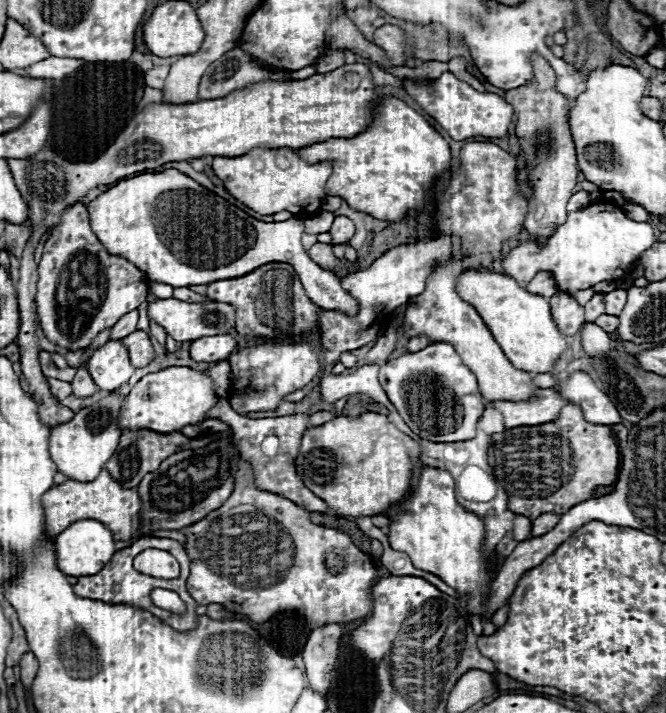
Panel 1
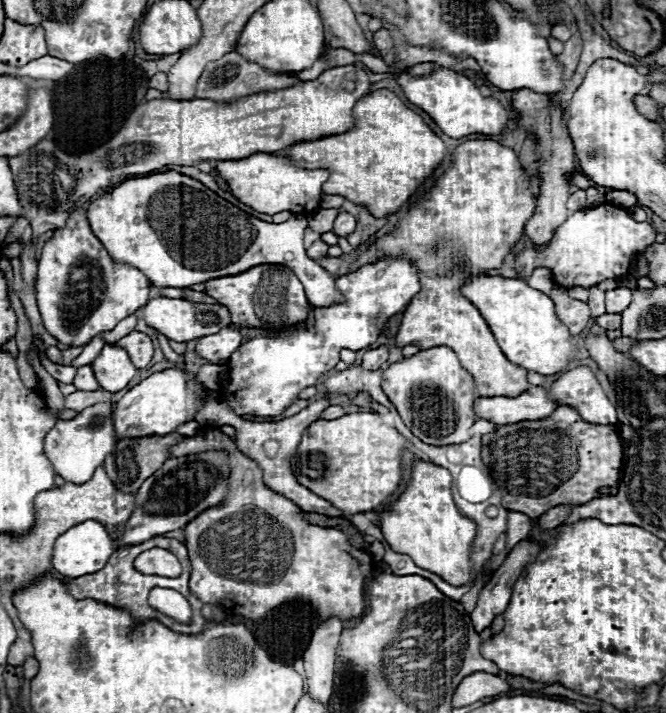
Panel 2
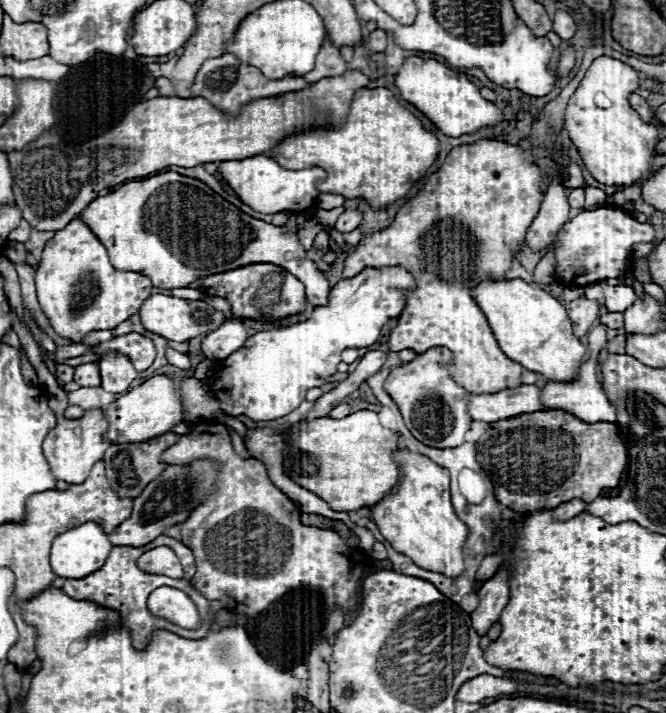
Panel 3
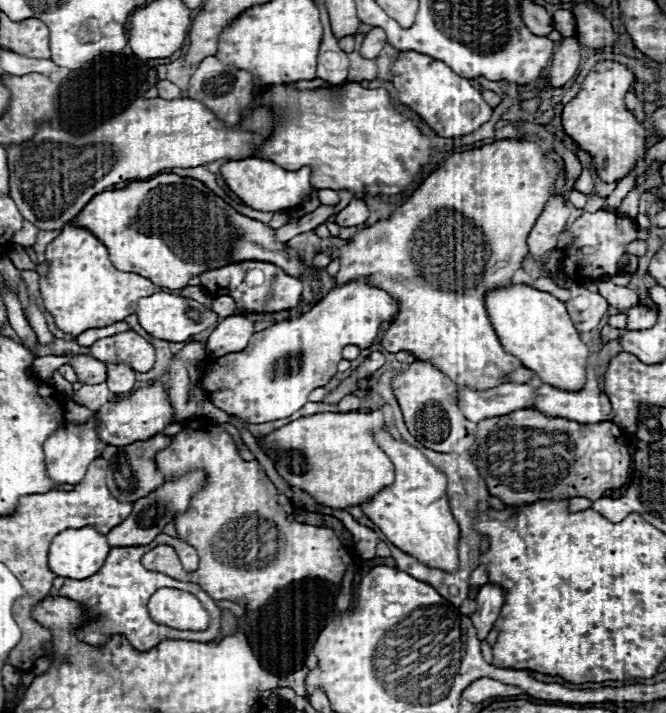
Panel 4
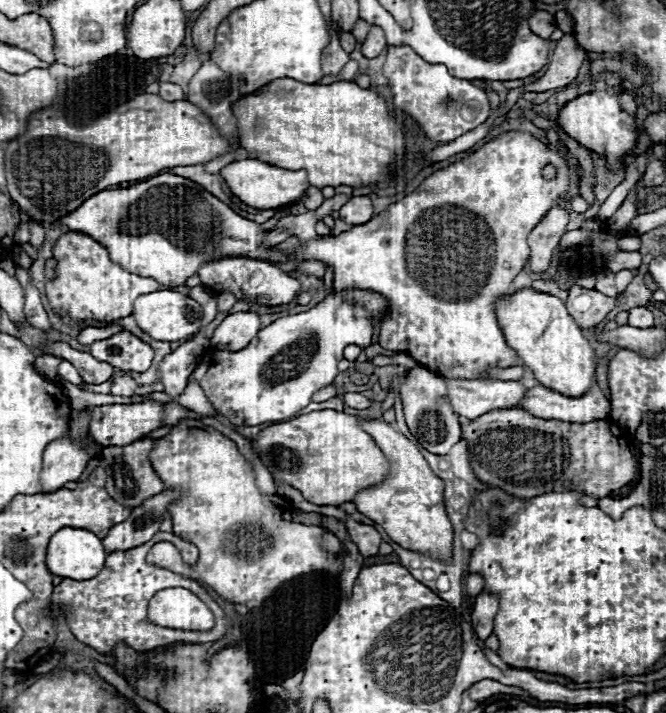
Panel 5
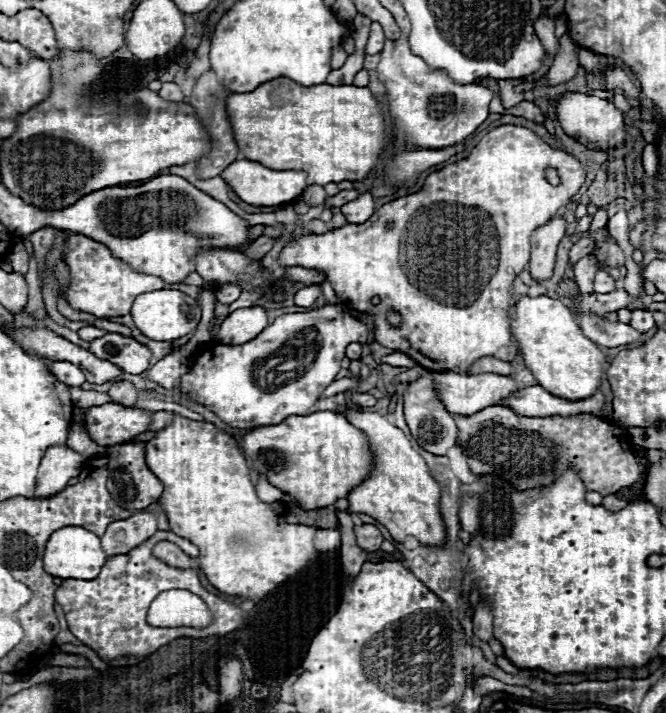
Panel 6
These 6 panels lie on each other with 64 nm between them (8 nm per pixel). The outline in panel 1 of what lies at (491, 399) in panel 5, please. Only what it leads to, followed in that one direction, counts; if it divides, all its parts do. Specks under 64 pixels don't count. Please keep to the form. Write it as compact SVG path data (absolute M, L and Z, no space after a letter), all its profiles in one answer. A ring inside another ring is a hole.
M540 388L534 402L490 402L490 406L498 408L504 414L504 422L508 428L554 422L566 404L568 400L550 388Z

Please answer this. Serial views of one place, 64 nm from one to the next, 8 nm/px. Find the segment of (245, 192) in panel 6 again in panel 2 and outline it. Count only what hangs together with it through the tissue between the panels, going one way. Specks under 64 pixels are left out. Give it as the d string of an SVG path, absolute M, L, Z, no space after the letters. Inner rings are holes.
M256 152L242 160L218 160L216 170L240 202L262 214L278 214L284 210L290 210L294 214L310 214L318 210L322 198L322 184L330 176L326 168L298 168L292 164L290 158L268 152Z

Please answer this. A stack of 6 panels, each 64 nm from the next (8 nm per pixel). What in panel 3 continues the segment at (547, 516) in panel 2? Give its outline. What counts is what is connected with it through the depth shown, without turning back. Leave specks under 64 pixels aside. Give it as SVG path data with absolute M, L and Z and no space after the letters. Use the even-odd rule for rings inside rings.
M570 500L570 502L564 502L564 504L556 506L552 510L552 518L554 520L570 520L570 518L578 516L582 512L582 508L586 508L586 502L582 502L582 500Z

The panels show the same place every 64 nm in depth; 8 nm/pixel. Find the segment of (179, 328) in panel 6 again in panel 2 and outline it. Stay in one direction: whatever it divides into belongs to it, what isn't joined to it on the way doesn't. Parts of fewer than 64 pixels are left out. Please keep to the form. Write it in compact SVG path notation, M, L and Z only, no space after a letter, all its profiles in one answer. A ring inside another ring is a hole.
M156 296L156 298L148 300L148 304L144 306L144 320L148 326L156 328L166 338L176 340L176 342L196 340L196 338L216 334L222 328L232 326L230 310L222 304L194 304L194 302L188 302L182 298L164 298L164 296Z

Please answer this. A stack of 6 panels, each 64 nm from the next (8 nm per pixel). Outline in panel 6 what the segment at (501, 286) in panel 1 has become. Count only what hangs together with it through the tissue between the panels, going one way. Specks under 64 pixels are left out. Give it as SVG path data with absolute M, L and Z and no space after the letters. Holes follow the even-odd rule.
M522 296L512 308L510 332L538 384L554 396L582 400L598 390L606 358L596 344L582 334L580 326L576 326L576 318L564 300L550 296Z

